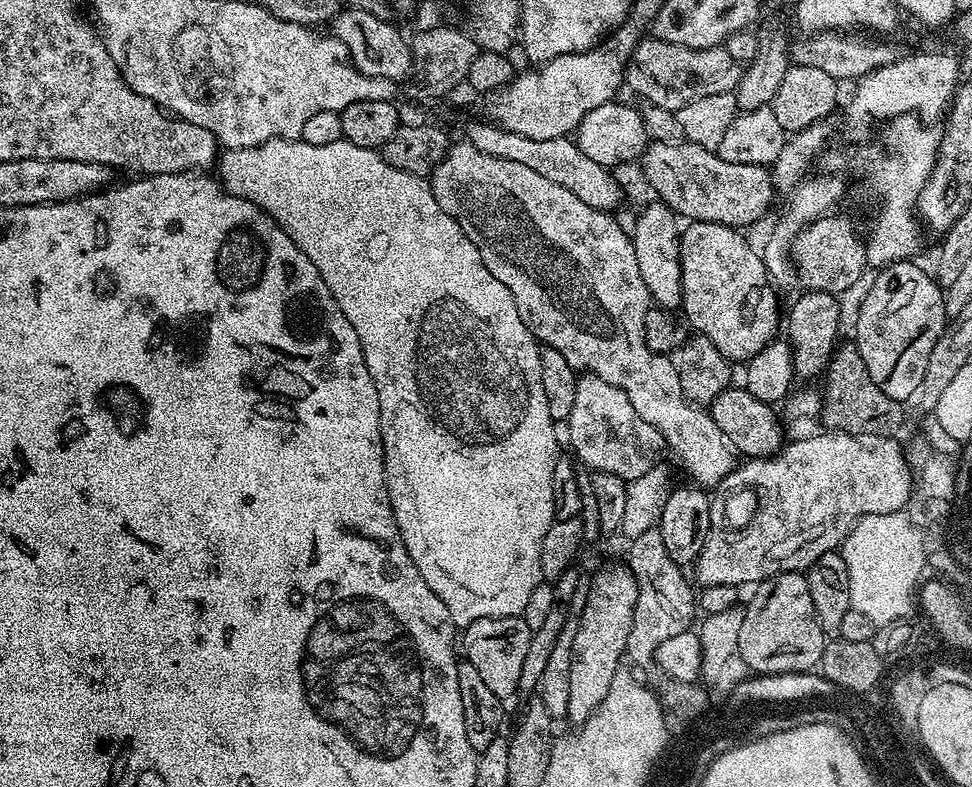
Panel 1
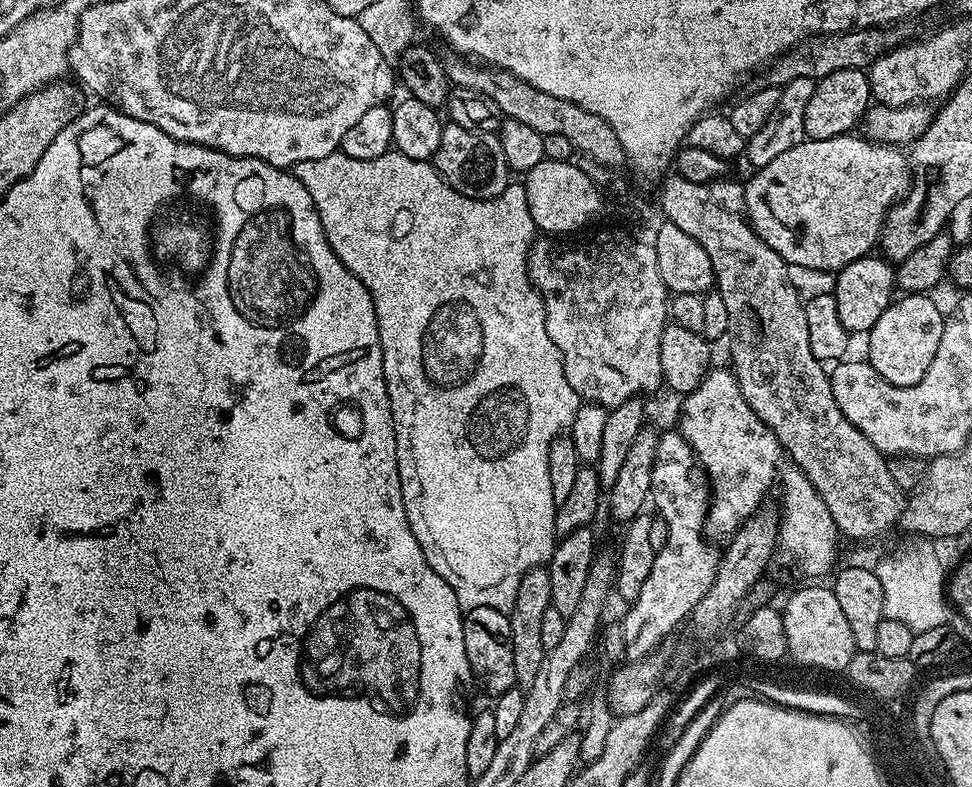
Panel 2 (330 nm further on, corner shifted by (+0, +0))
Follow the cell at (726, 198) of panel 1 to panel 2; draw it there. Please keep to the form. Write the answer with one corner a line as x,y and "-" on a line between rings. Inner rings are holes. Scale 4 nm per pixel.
845,134
834,138
826,138
825,140
805,138
798,146
790,146
790,150
785,150
783,154
778,154
778,158
774,158
774,162
770,162
764,168
757,168
751,173
753,176
749,178
748,184
746,180
746,183
743,185
746,219
758,234
758,238
762,238
766,242
766,246
770,246
770,250
778,253
793,269
809,268
812,272
835,274
850,262
869,255
877,247
884,231
884,217
887,216
889,208
897,200
901,199
902,193
910,180
909,157
905,153
903,156
900,152
903,151
899,147
877,146
873,141
860,134

